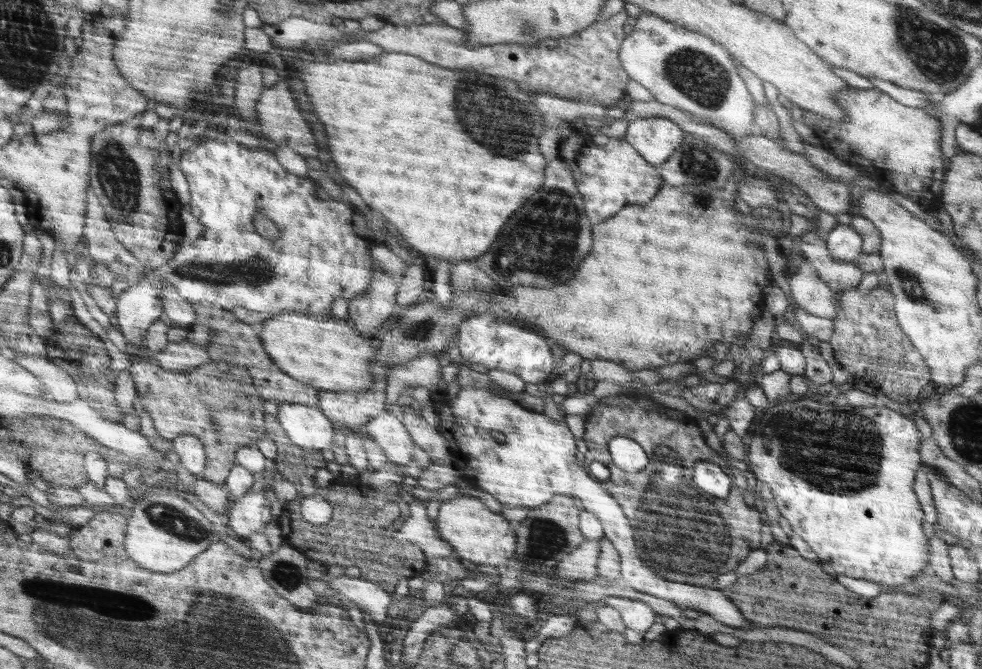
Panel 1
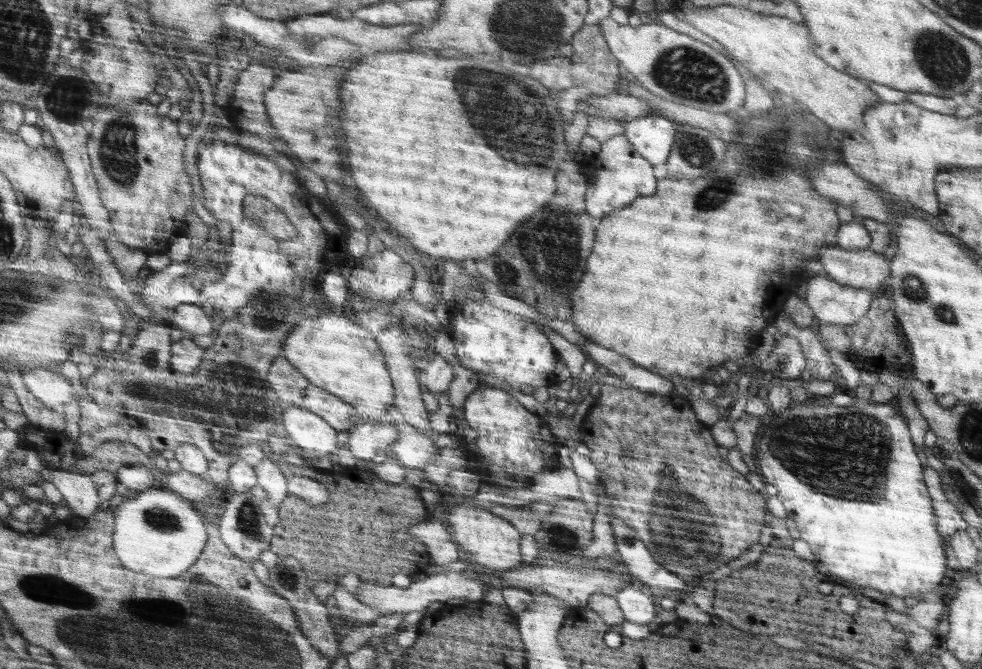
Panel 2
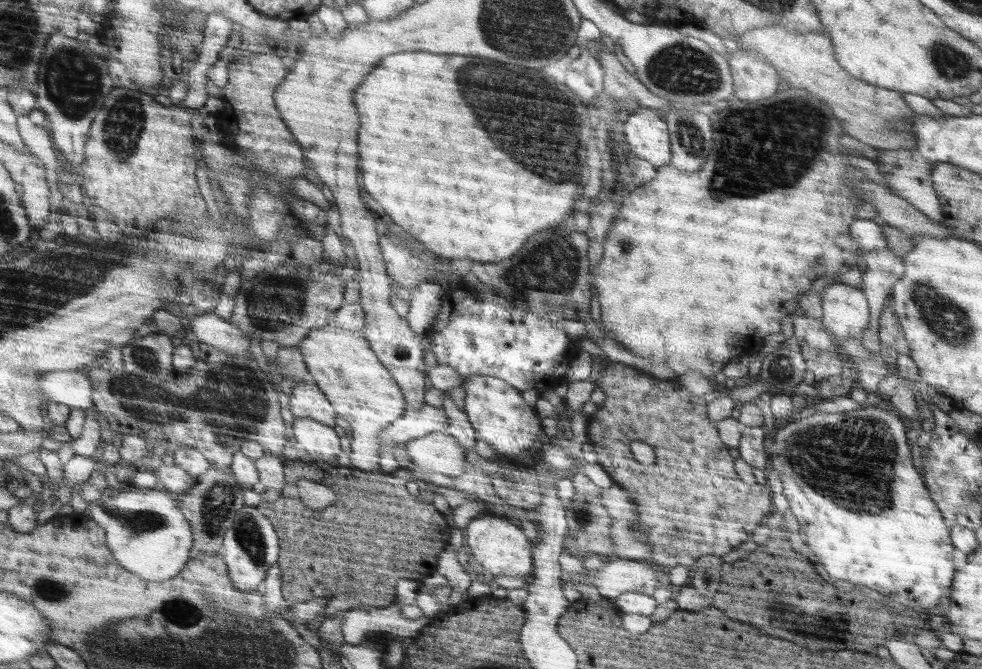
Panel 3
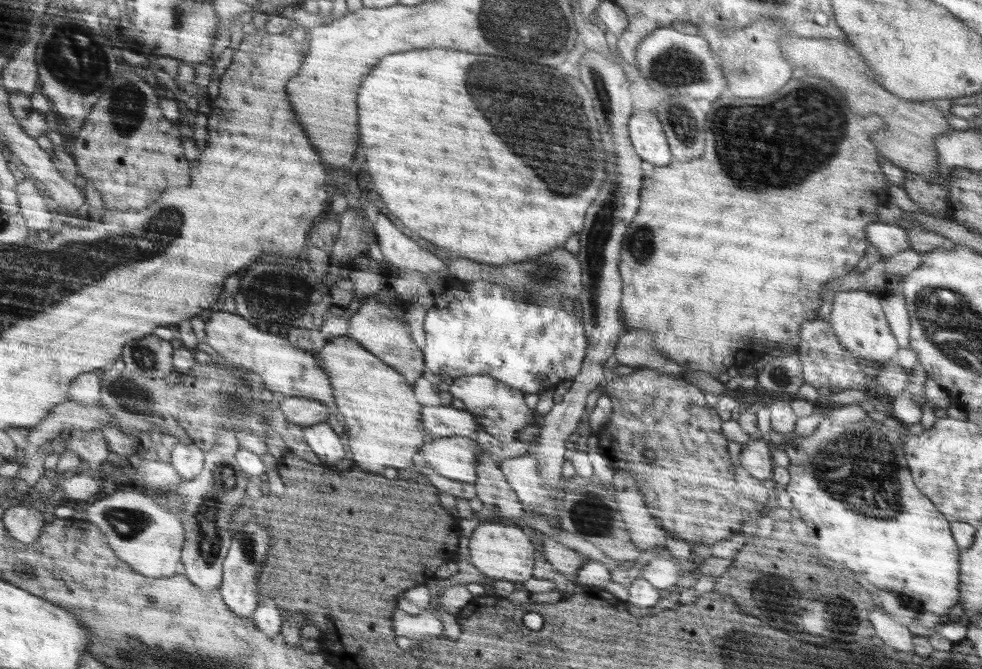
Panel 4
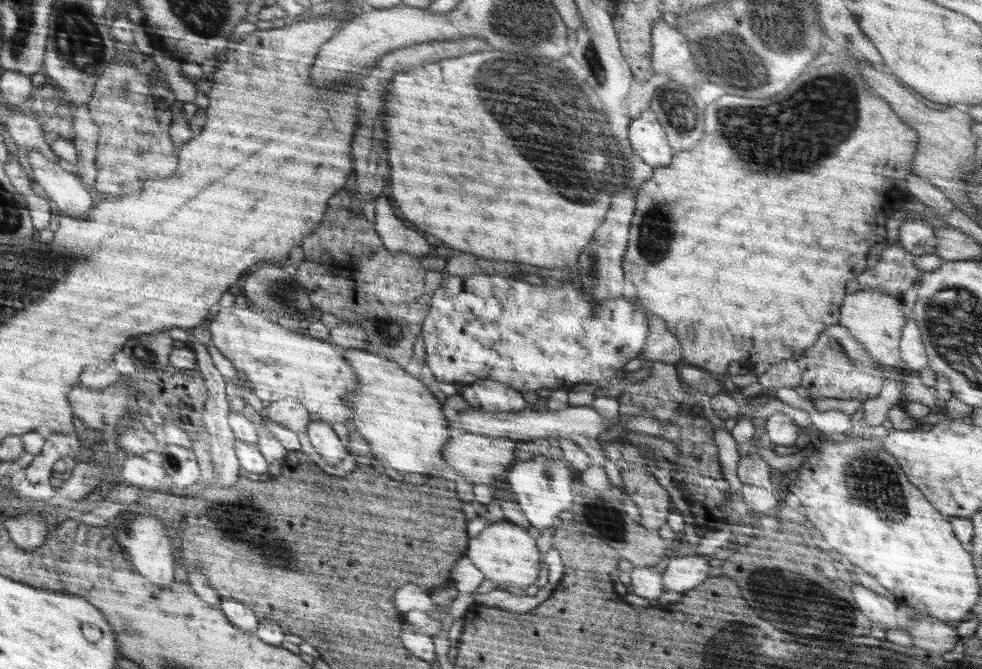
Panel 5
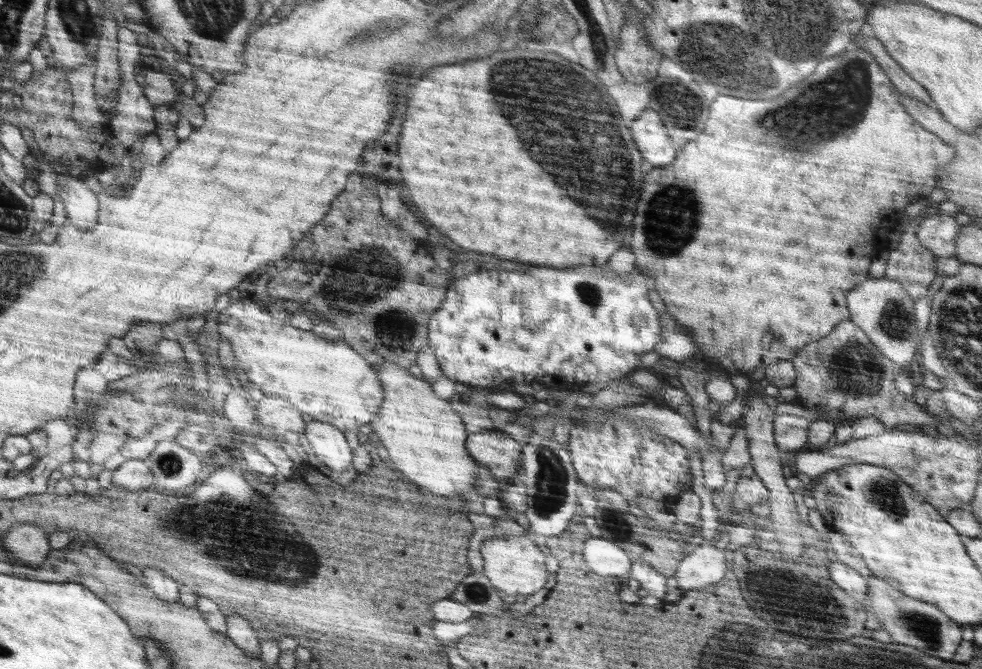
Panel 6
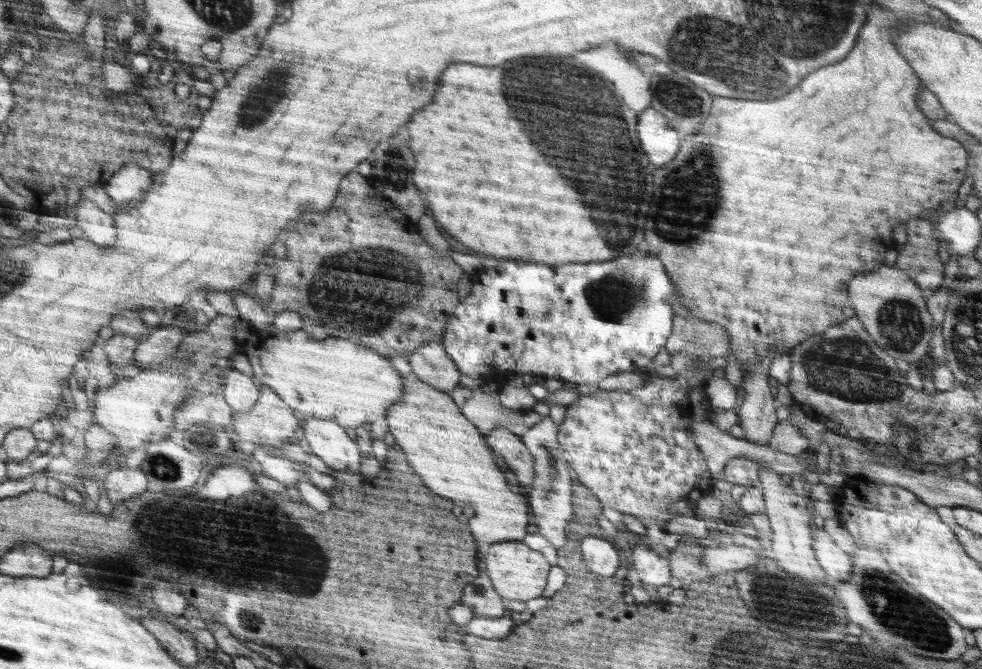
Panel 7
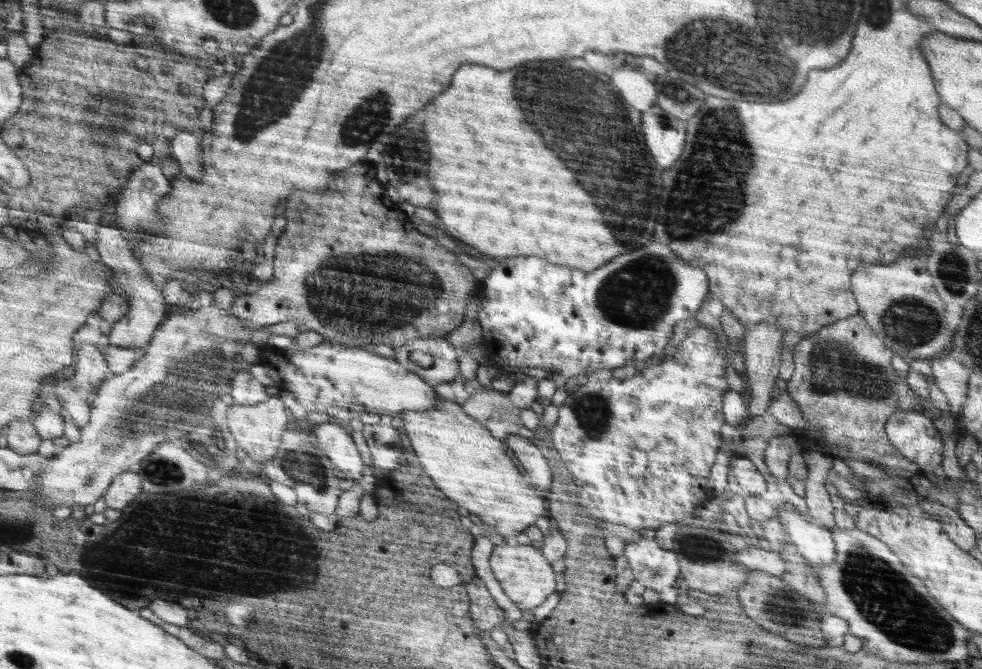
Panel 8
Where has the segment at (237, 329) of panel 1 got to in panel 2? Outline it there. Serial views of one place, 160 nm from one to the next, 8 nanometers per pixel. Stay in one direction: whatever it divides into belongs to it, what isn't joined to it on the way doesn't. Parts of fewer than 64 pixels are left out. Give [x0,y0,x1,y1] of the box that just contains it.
[268,357,310,405]

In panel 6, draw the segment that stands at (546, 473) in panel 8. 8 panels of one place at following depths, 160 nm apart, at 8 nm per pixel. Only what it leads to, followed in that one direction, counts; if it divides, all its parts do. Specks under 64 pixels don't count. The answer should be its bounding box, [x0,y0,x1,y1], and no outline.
[466,431,523,484]

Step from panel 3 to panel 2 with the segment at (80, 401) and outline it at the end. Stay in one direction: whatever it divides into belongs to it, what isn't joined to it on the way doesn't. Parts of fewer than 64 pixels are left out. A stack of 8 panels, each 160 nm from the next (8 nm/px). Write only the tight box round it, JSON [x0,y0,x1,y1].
[21,370,79,406]

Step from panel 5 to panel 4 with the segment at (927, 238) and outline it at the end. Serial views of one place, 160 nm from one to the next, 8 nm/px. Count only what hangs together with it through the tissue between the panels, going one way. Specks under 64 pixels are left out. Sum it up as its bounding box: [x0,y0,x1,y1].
[865,221,910,257]

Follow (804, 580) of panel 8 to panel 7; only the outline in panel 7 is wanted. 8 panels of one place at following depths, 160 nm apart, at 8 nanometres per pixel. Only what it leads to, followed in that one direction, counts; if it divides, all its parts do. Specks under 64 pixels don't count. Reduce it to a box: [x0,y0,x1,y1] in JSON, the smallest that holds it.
[759,466,826,584]

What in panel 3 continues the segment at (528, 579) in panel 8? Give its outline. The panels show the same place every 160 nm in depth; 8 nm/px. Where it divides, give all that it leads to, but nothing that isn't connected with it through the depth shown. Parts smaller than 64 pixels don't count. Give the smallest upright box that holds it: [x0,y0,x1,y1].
[463,516,533,577]

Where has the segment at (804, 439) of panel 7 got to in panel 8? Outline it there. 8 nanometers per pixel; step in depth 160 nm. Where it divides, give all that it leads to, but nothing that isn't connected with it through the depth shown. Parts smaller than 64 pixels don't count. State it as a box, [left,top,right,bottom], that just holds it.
[764,432,804,480]

